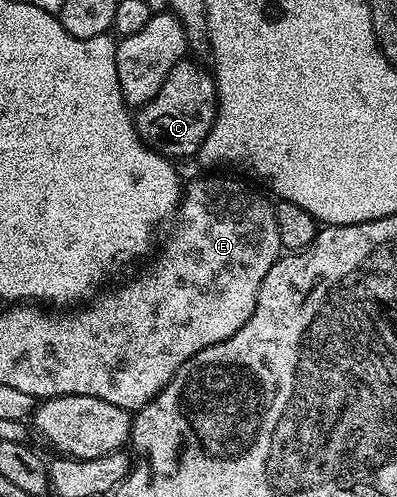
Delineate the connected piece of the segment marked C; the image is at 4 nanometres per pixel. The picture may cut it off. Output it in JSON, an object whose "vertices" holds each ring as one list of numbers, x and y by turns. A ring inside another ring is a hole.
{"vertices":[[188,62,176,63,162,89,158,89,156,96,135,112,136,131,141,141,153,147,156,150,153,152,173,160,183,155,195,156,204,144,204,138,212,132,212,123,216,120,218,96,215,78,209,72,207,75,198,64]]}

